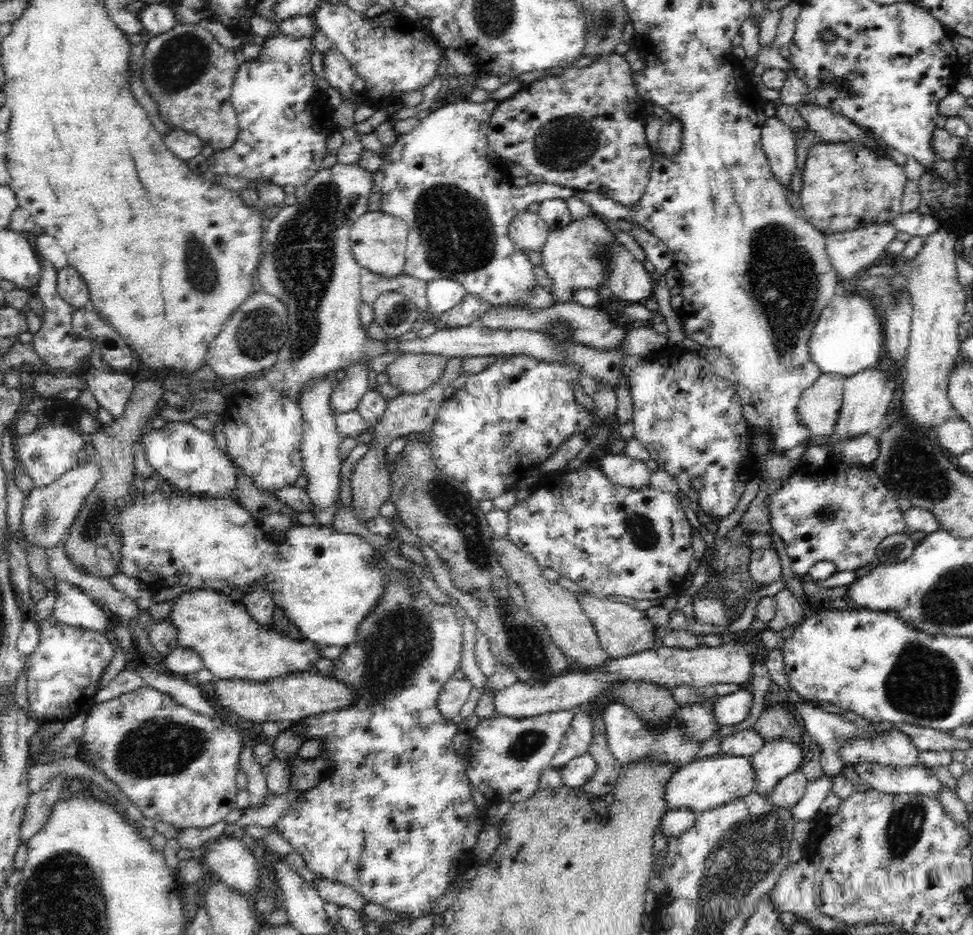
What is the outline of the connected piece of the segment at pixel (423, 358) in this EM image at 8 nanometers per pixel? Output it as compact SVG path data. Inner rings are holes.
M404 354L388 364L384 373L399 392L412 395L434 386L447 363L448 359L439 355Z

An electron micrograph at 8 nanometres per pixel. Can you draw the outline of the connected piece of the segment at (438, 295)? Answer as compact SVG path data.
M438 278L427 282L428 312L436 316L440 317L440 314L454 309L466 296L468 295L460 281Z

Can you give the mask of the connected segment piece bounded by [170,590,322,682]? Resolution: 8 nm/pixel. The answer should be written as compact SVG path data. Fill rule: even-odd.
M209 590L183 592L172 606L170 620L177 630L176 638L179 647L196 652L204 668L220 679L252 679L252 681L268 682L270 679L295 672L310 670L315 673L313 664L322 657L313 642L304 642L303 638L292 639L288 637L288 633L278 632L273 626L265 628L253 622L246 605L242 601L232 601L226 592Z

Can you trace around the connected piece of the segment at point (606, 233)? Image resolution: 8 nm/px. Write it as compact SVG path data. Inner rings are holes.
M598 213L573 220L549 232L541 248L541 264L554 284L551 291L555 300L559 303L572 302L576 290L598 290L602 284L606 284L608 242L616 242L616 235Z

